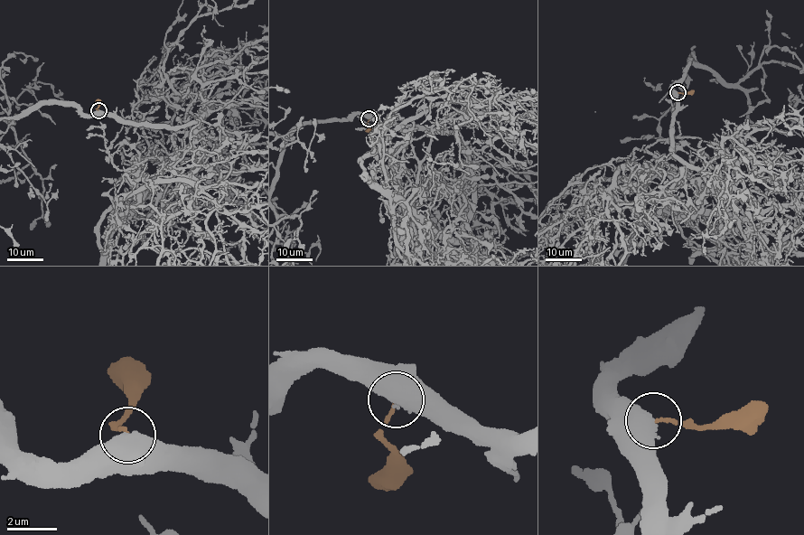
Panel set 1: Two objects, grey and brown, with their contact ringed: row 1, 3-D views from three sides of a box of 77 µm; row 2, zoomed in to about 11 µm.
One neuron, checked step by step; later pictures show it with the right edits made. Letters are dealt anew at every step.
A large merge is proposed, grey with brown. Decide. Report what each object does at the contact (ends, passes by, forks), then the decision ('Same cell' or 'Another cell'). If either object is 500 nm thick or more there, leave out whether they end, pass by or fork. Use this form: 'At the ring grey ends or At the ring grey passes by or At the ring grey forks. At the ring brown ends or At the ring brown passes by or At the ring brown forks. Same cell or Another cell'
Same cell

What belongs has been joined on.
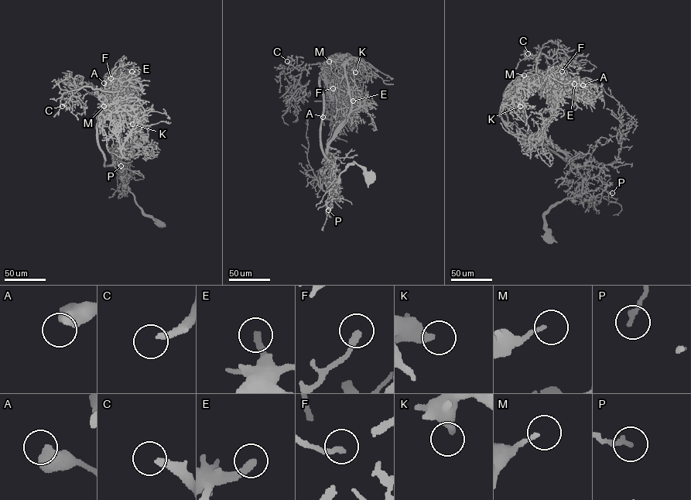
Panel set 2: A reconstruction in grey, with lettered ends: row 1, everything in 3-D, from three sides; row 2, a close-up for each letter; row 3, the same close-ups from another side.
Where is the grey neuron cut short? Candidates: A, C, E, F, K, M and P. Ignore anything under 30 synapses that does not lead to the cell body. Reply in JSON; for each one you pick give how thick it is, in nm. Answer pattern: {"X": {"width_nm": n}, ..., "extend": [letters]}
{"C": {"width_nm": 240}, "E": {"width_nm": 320}, "F": {"width_nm": 220}, "extend": ["C", "E", "F"]}

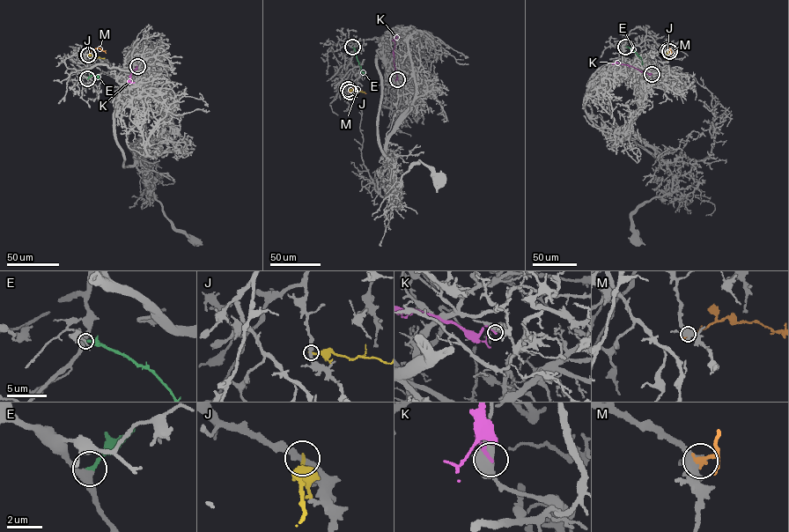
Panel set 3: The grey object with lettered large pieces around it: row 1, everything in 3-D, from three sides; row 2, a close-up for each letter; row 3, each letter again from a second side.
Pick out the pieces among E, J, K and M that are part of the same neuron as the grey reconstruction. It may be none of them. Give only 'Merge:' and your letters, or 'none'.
Merge: E

